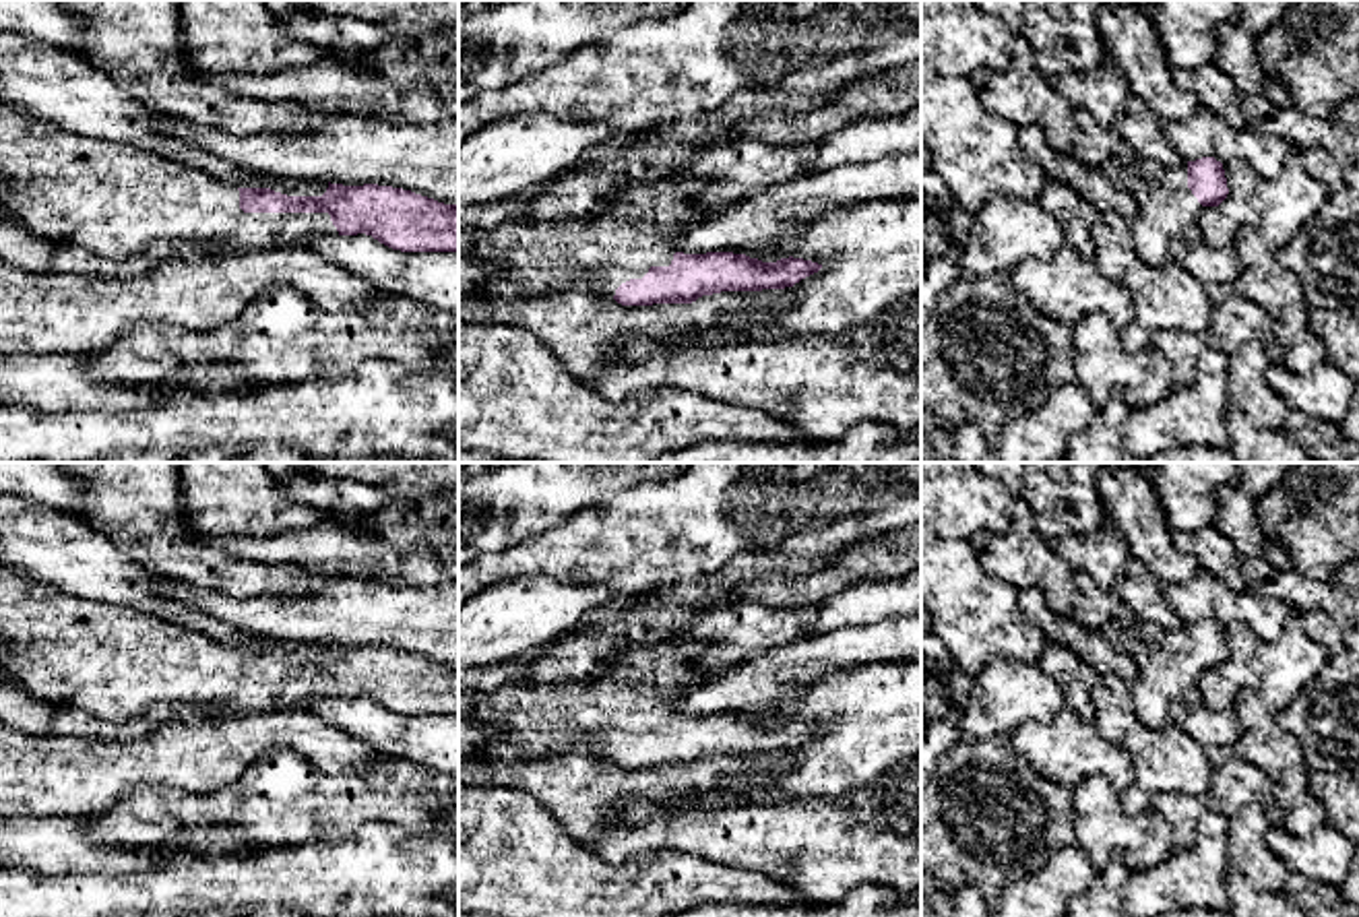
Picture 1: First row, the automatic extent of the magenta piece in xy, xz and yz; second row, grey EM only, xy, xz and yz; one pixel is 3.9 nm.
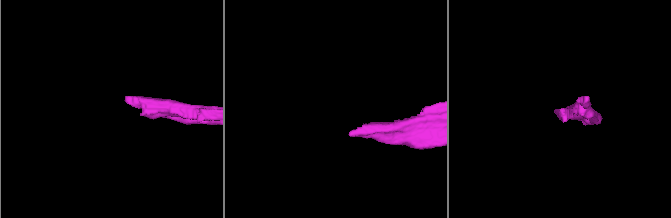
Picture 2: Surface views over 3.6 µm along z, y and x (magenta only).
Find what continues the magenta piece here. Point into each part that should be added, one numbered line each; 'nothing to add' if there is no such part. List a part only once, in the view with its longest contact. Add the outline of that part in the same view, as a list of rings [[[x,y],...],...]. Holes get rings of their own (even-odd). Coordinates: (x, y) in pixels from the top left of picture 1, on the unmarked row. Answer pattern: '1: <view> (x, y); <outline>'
1: xy (112, 661); [[[2,564],[0,636],[0,663],[10,677],[25,686],[25,690],[58,706],[83,708],[114,723],[143,715],[161,704],[200,710],[204,715],[202,719],[227,719],[293,708],[310,700],[339,698],[328,675],[244,675],[240,671],[240,653],[211,640],[207,634],[138,609],[78,599],[62,593],[54,584],[14,574]]]

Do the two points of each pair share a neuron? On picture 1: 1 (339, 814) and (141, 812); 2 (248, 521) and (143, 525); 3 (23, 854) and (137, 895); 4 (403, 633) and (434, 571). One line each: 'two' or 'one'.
1: one
2: two
3: two
4: two

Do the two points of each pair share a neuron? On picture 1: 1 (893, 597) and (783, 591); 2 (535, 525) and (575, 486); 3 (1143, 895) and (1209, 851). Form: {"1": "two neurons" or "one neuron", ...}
{"1": "two neurons", "2": "one neuron", "3": "one neuron"}

